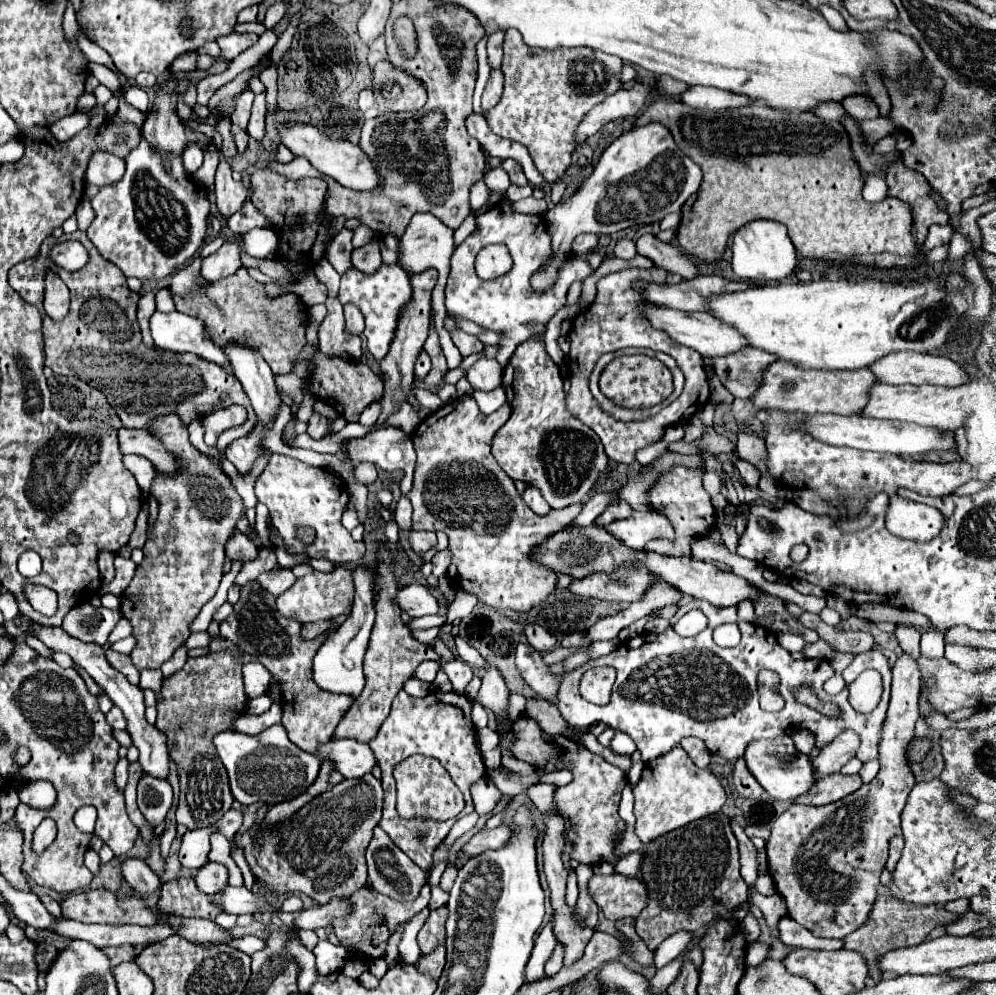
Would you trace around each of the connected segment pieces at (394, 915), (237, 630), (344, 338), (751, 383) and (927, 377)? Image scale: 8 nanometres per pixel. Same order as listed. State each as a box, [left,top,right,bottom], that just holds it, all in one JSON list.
[[333,884,431,960],[219,580,353,754],[319,298,361,358],[713,348,773,398],[871,352,969,386]]

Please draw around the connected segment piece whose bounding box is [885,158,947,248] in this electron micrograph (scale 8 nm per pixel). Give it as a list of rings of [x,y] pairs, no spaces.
[[[897,158],[895,164],[887,166],[885,180],[889,186],[889,194],[911,206],[913,236],[915,236],[917,246],[921,248],[931,224],[947,224],[945,214],[939,212],[939,208],[931,196],[929,182],[925,182],[925,178],[921,174],[905,168],[901,158]]]

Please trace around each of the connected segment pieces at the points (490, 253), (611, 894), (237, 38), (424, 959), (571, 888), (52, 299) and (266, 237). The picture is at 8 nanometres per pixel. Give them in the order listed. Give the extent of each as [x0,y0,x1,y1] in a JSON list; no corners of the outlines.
[[475,244,513,280],[587,874,647,920],[215,32,260,62],[417,946,445,978],[567,870,577,906],[45,272,69,320],[243,228,279,258]]

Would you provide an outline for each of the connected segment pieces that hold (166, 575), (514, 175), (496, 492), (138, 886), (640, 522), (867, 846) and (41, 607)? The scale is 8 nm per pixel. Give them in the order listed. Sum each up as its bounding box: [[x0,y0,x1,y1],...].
[[121,414,243,670],[501,160,527,186],[407,398,581,612],[121,858,161,894],[607,511,673,550],[767,652,919,938],[25,586,57,616]]

